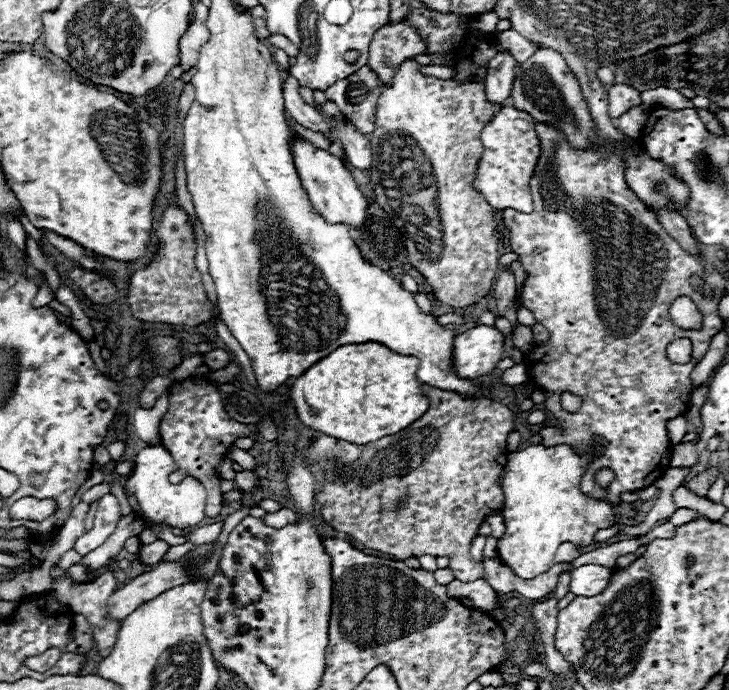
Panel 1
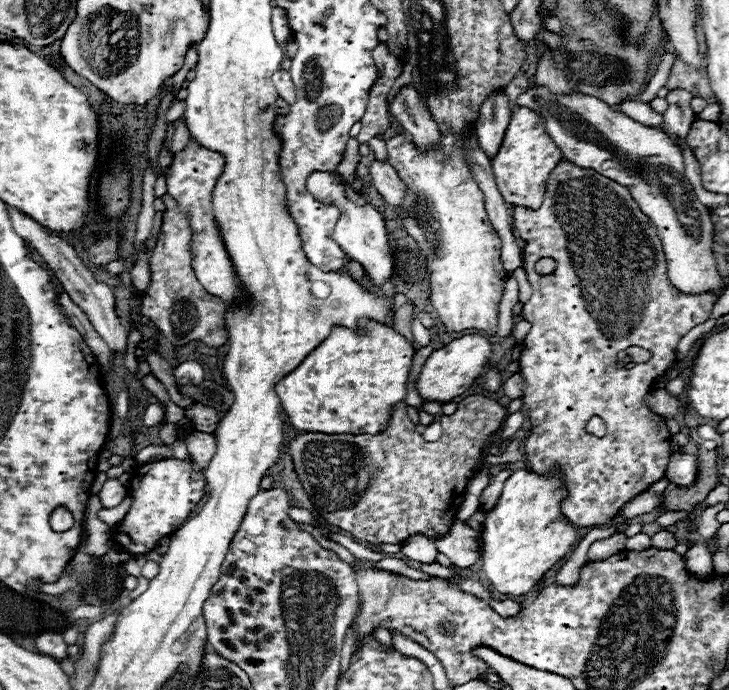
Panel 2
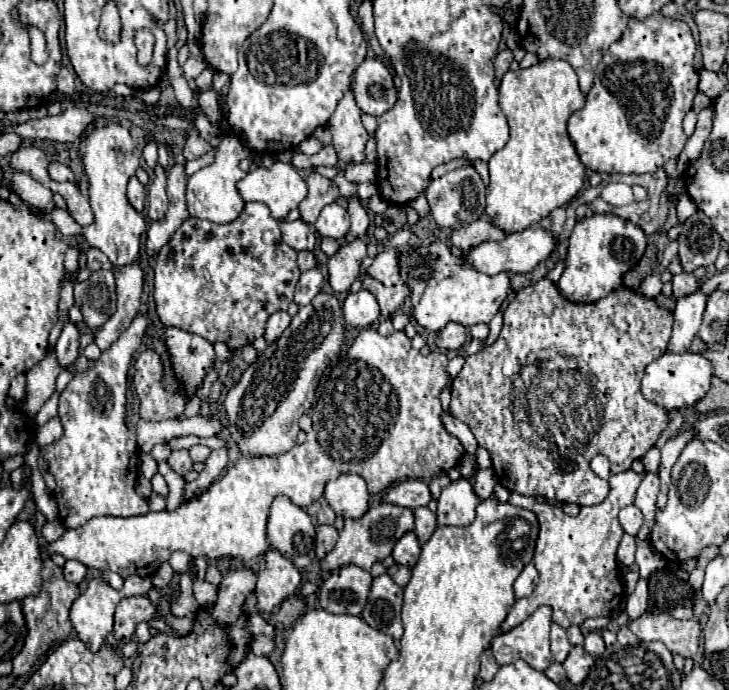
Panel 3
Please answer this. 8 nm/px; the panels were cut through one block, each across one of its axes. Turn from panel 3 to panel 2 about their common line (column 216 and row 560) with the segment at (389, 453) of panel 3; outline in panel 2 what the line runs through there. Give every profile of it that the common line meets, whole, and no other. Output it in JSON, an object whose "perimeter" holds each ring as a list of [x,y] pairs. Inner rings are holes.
{"perimeter":[[[518,470],[514,472],[502,490],[500,500],[496,506],[486,514],[484,530],[482,530],[482,572],[490,580],[496,592],[508,594],[508,596],[522,596],[526,594],[536,582],[560,560],[564,558],[572,544],[574,544],[574,526],[568,522],[568,518],[560,512],[560,500],[564,500],[566,490],[562,486],[562,480],[558,476],[538,476],[534,472]]]}

